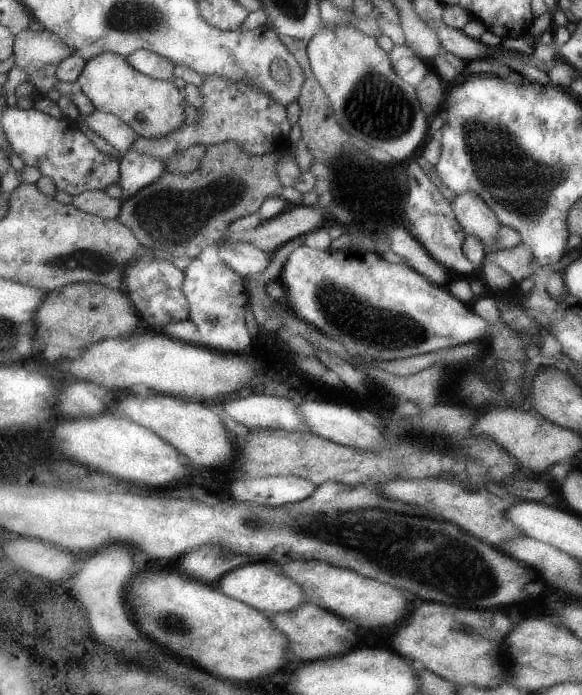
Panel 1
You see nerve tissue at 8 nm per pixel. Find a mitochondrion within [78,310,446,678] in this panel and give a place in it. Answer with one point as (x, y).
(164, 621)

